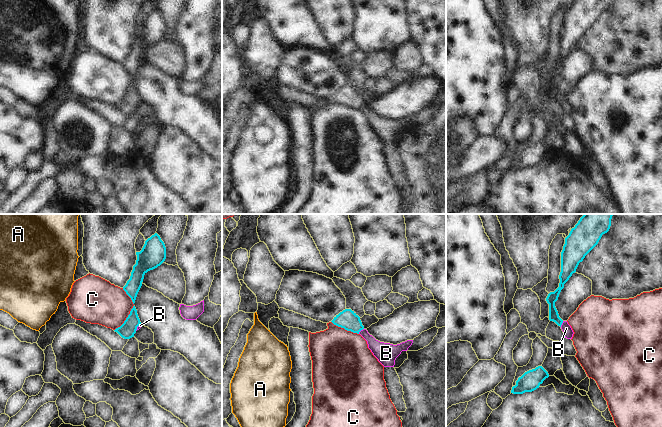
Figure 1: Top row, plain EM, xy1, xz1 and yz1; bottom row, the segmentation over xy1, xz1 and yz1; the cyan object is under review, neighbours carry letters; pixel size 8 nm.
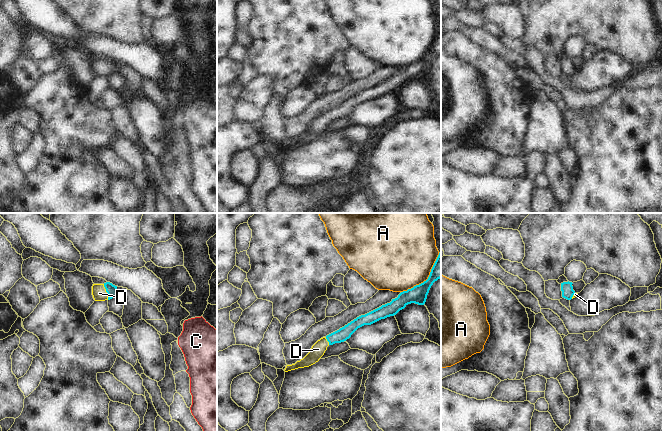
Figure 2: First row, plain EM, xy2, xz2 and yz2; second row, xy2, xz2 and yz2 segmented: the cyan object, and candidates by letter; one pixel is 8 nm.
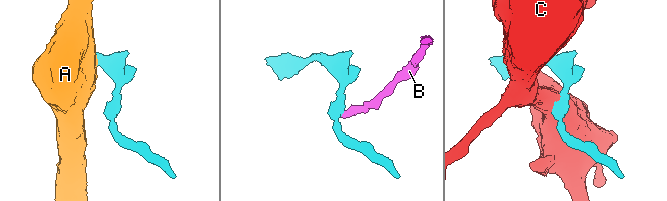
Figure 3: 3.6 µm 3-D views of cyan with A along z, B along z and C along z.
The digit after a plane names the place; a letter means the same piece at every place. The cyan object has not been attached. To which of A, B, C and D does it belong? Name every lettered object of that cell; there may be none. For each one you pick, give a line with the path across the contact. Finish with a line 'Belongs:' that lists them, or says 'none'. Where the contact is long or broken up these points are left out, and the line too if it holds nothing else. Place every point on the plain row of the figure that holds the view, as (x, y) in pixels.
D: across xy2 (111, 65), (106, 67), (99, 69)
Belongs: D

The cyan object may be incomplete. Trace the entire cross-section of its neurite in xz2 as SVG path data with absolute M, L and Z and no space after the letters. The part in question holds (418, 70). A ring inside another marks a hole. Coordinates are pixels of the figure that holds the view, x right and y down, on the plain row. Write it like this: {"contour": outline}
{"contour": "M439 29L426 57L408 65L407 67L401 68L398 73L392 75L390 79L382 81L365 91L357 93L339 106L321 114L312 122L309 129L303 135L297 137L295 140L287 141L284 147L288 148L315 140L324 131L329 121L346 117L358 104L364 101L371 101L381 95L394 92L408 80L415 79L418 81L424 81L431 62L440 54L441 29Z"}

